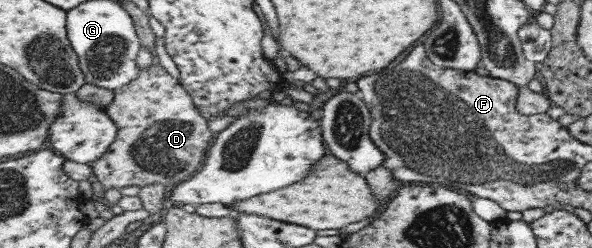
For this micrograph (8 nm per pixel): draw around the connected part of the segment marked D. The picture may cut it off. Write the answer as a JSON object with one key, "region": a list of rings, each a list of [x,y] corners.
{"region":[[[156,61],[149,68],[140,69],[140,77],[129,85],[115,89],[115,101],[106,108],[107,113],[118,125],[118,137],[111,145],[110,151],[92,164],[79,164],[66,160],[65,171],[77,181],[91,181],[94,177],[104,187],[104,197],[111,203],[119,203],[121,187],[143,186],[161,183],[169,191],[175,189],[182,181],[192,178],[201,169],[201,159],[205,151],[212,147],[213,133],[207,125],[207,118],[201,115],[194,102],[194,96],[180,83],[180,79],[171,77]]]}

